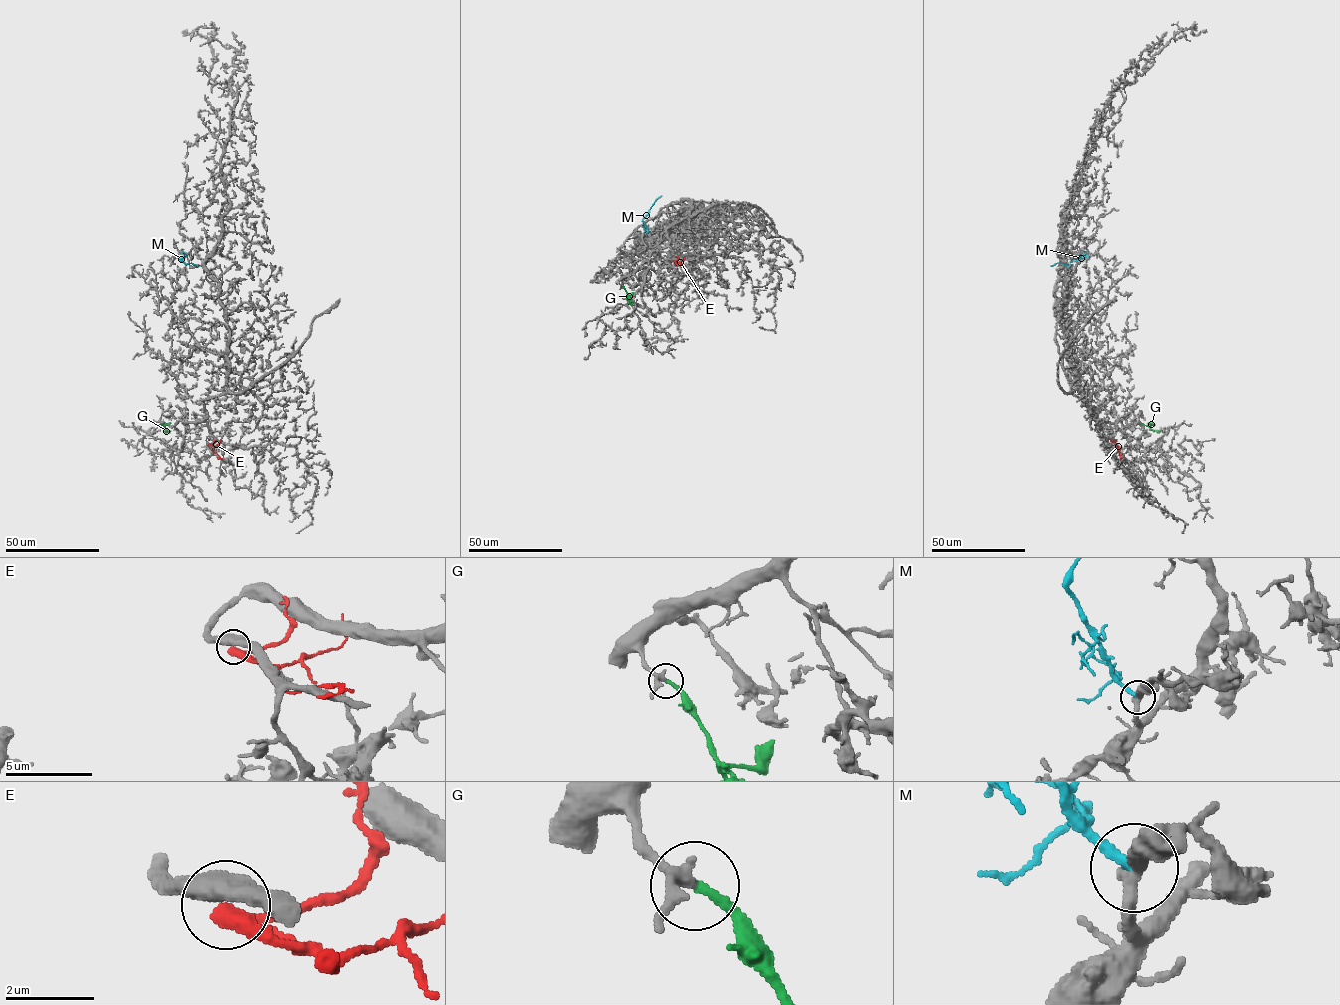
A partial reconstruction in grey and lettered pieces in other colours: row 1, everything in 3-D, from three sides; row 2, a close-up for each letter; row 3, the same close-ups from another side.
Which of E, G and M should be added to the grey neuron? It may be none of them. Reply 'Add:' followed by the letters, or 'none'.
Add: G

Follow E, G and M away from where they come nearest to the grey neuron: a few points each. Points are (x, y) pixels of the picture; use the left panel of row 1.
E: (209, 444), (218, 458)
G: (158, 424), (167, 432), (170, 430)
M: (187, 256), (180, 260), (186, 265), (191, 263), (198, 266)

